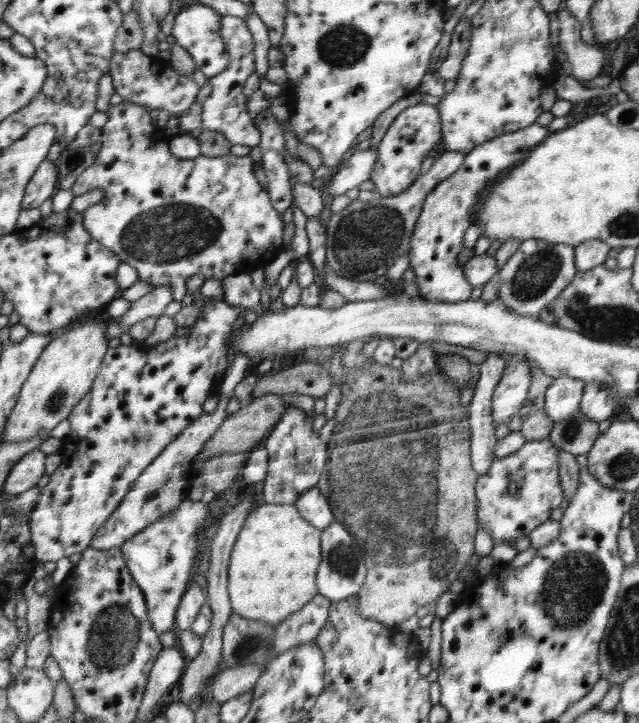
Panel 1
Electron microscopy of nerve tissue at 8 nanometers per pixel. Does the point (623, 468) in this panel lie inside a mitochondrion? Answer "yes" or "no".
yes

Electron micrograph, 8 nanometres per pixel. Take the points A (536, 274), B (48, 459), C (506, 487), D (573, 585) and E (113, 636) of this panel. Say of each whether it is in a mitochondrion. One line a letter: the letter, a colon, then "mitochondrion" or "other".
A: mitochondrion
B: other
C: mitochondrion
D: mitochondrion
E: mitochondrion

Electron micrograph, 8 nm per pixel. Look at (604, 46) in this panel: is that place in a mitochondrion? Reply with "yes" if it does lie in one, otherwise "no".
no

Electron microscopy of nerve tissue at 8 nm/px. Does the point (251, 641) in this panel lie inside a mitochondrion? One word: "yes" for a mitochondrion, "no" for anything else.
yes

